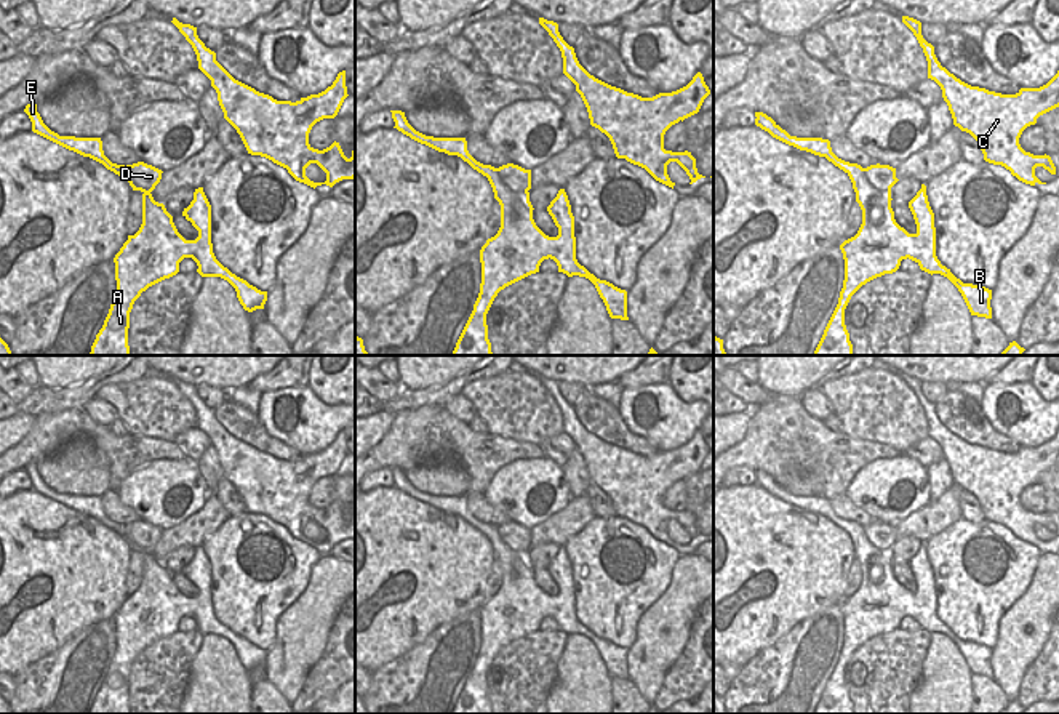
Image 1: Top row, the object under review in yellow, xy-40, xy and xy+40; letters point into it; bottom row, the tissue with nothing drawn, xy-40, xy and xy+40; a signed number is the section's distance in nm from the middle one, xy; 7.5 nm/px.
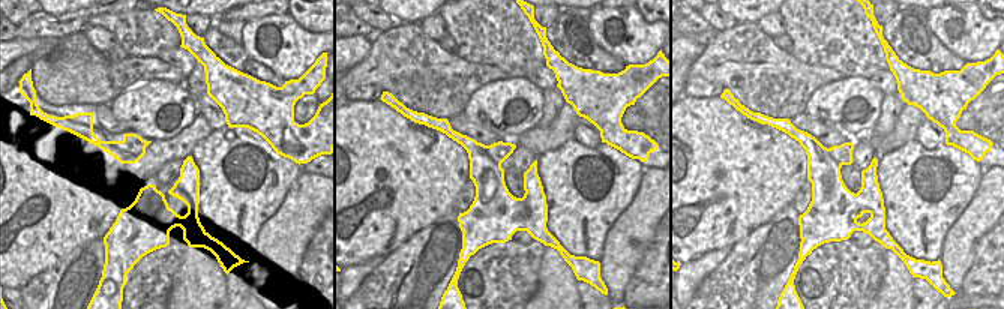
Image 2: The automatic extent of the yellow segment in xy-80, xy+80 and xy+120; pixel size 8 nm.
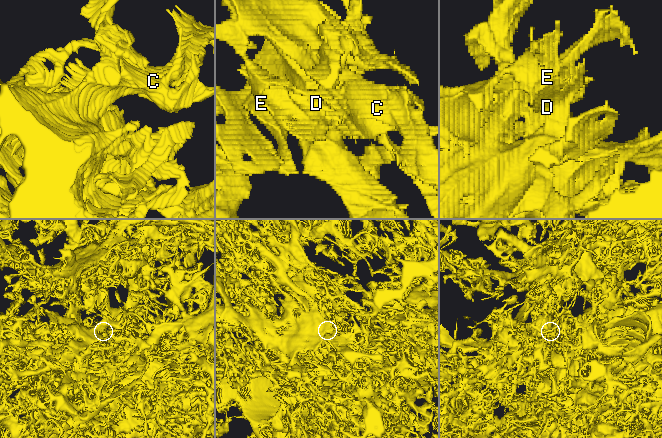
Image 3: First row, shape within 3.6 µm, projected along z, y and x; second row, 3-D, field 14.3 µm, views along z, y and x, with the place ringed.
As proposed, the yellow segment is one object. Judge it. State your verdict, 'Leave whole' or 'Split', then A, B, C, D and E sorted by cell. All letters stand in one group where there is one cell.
Split. Groups: A B C E / D

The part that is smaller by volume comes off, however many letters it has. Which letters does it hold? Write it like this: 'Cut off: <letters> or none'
Cut off: D

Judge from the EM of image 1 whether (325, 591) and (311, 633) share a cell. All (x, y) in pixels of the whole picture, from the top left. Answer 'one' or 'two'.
one

